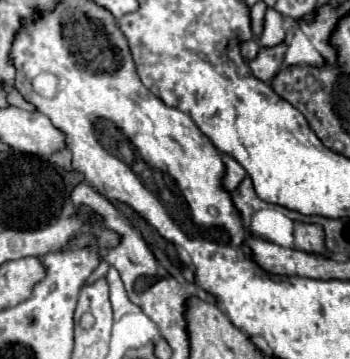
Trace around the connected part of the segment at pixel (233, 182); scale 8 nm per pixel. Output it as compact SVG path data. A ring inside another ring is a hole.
M222 155L222 161L224 161L224 165L226 165L224 187L226 187L226 191L234 191L234 189L238 187L238 183L244 179L246 171L244 171L242 165L240 165L234 157L230 157L230 155Z

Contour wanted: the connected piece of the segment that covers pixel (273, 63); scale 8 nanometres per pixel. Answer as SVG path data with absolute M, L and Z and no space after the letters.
M288 39L274 47L274 49L260 49L258 57L250 61L250 69L252 69L252 75L264 83L270 81L270 77L274 77L274 73L278 71L278 67L282 65L282 59L284 59L284 53L288 49Z

